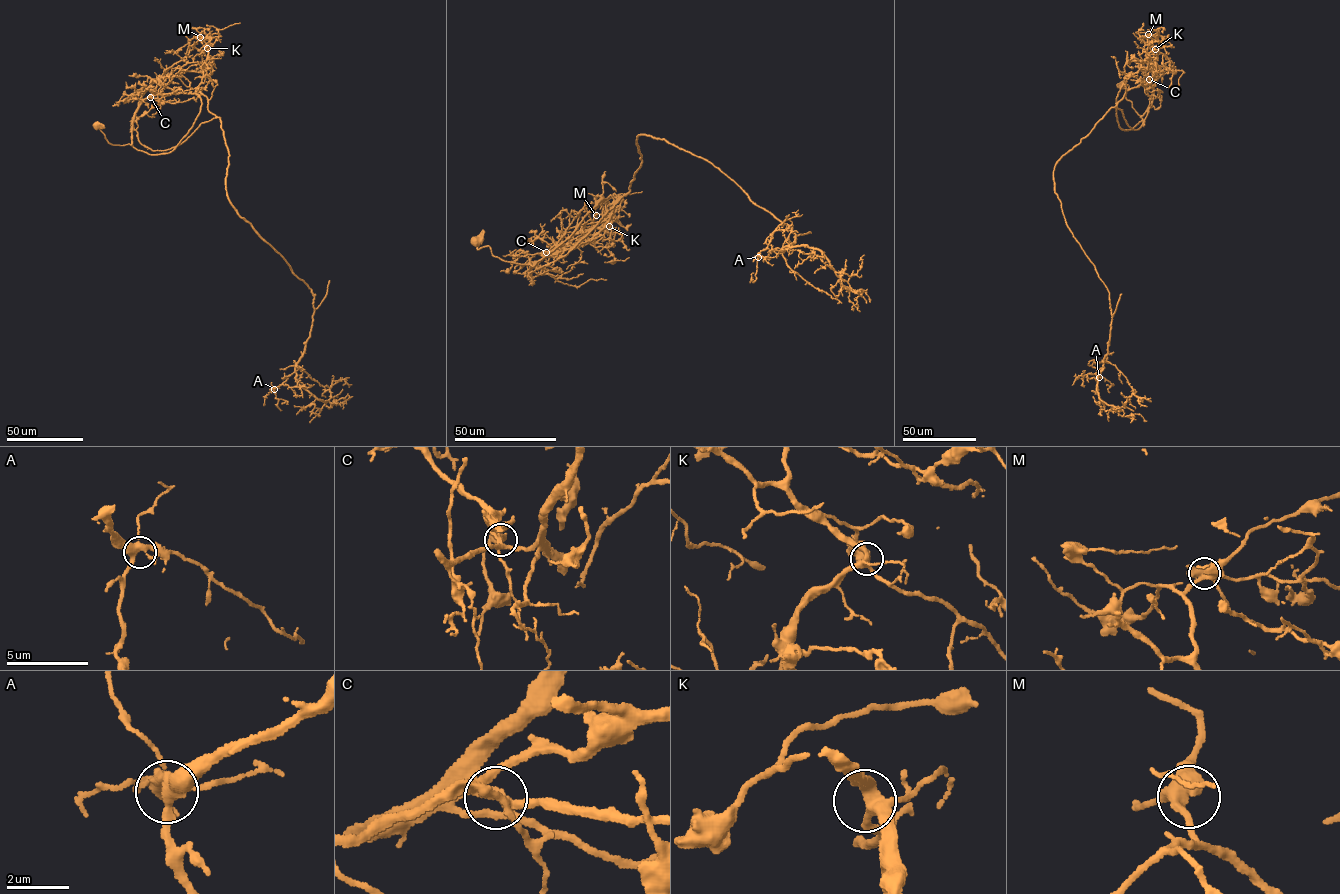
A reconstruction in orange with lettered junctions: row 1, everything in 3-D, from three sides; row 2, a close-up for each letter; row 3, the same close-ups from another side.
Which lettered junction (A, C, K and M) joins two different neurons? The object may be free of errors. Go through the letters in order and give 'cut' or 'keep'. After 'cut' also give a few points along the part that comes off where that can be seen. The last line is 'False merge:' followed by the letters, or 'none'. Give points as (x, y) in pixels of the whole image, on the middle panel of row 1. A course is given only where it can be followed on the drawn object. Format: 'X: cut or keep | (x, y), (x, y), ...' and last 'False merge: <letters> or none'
A: keep
C: cut | (546, 252), (546, 256), (552, 256), (559, 246), (601, 239), (614, 193), (642, 191)
K: keep
M: keep
False merge: C

